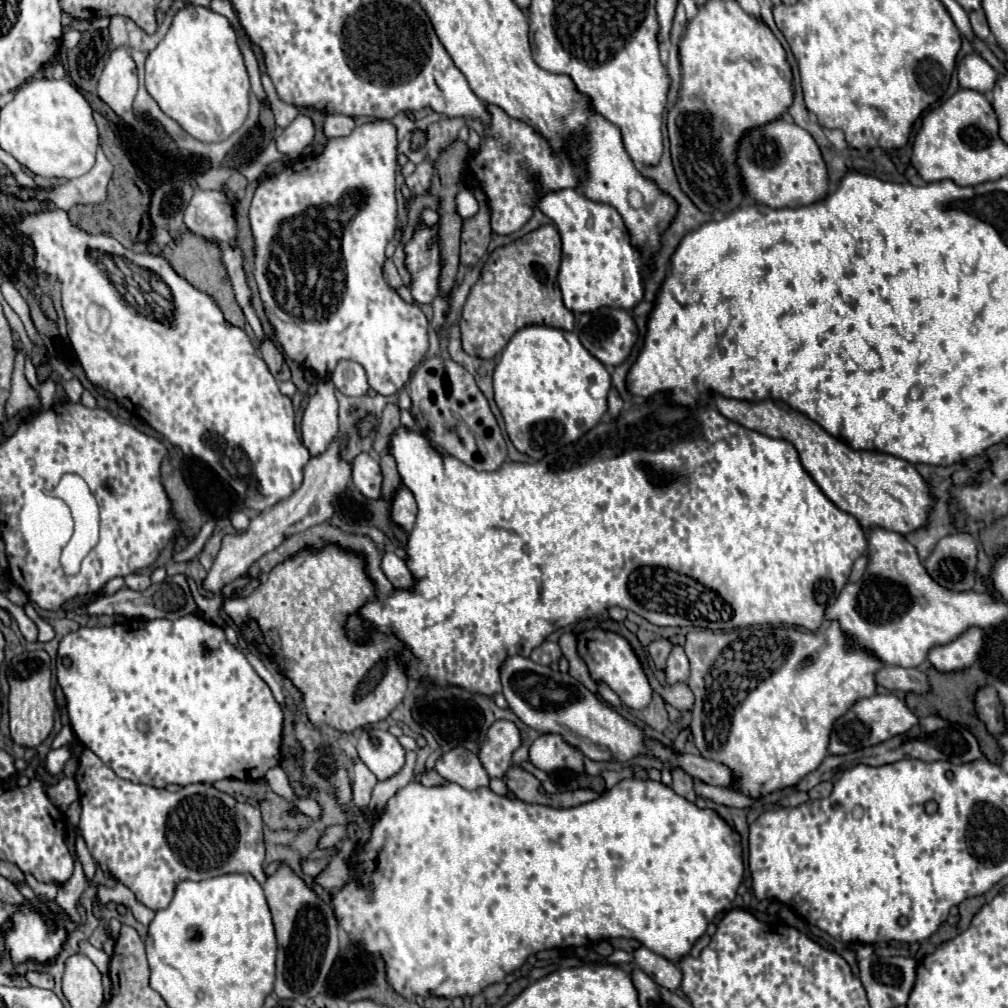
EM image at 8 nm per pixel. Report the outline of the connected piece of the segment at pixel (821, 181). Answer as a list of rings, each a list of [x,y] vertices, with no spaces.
[[[776,118],[760,128],[744,132],[736,148],[736,164],[740,164],[744,192],[748,192],[748,198],[756,204],[768,208],[808,206],[826,196],[828,172],[818,144],[808,132],[784,118]]]

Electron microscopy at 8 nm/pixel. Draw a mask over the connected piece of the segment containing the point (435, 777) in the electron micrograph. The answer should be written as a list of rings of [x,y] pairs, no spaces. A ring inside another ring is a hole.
[[[426,770],[426,772],[422,774],[420,782],[422,782],[424,786],[442,786],[442,784],[448,784],[448,782],[446,782],[440,774],[436,774],[434,770]]]

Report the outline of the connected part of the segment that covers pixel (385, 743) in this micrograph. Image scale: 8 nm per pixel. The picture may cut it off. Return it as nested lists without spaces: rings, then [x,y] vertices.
[[[372,726],[362,728],[356,750],[360,760],[370,768],[370,772],[374,772],[378,780],[388,780],[404,766],[406,752],[398,738],[386,730],[376,730]]]

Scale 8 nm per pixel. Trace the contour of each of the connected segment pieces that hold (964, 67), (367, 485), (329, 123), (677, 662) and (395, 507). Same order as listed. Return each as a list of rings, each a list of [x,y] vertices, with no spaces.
[[[974,52],[960,60],[958,80],[960,80],[960,88],[970,88],[970,90],[984,94],[994,88],[996,72],[978,52]]]
[[[362,452],[354,460],[354,470],[352,470],[352,480],[354,486],[370,500],[382,498],[382,470],[378,460],[372,460],[366,452]]]
[[[332,114],[325,117],[323,132],[324,136],[330,140],[330,138],[348,136],[352,128],[354,128],[354,118],[344,114]]]
[[[674,646],[674,650],[670,652],[664,674],[666,674],[666,684],[668,686],[688,680],[690,664],[688,664],[688,658],[686,658],[686,652],[684,652],[682,646]]]
[[[400,486],[394,500],[392,500],[392,520],[402,526],[406,532],[412,530],[414,526],[414,520],[416,520],[416,502],[414,502],[414,496],[404,488]]]

